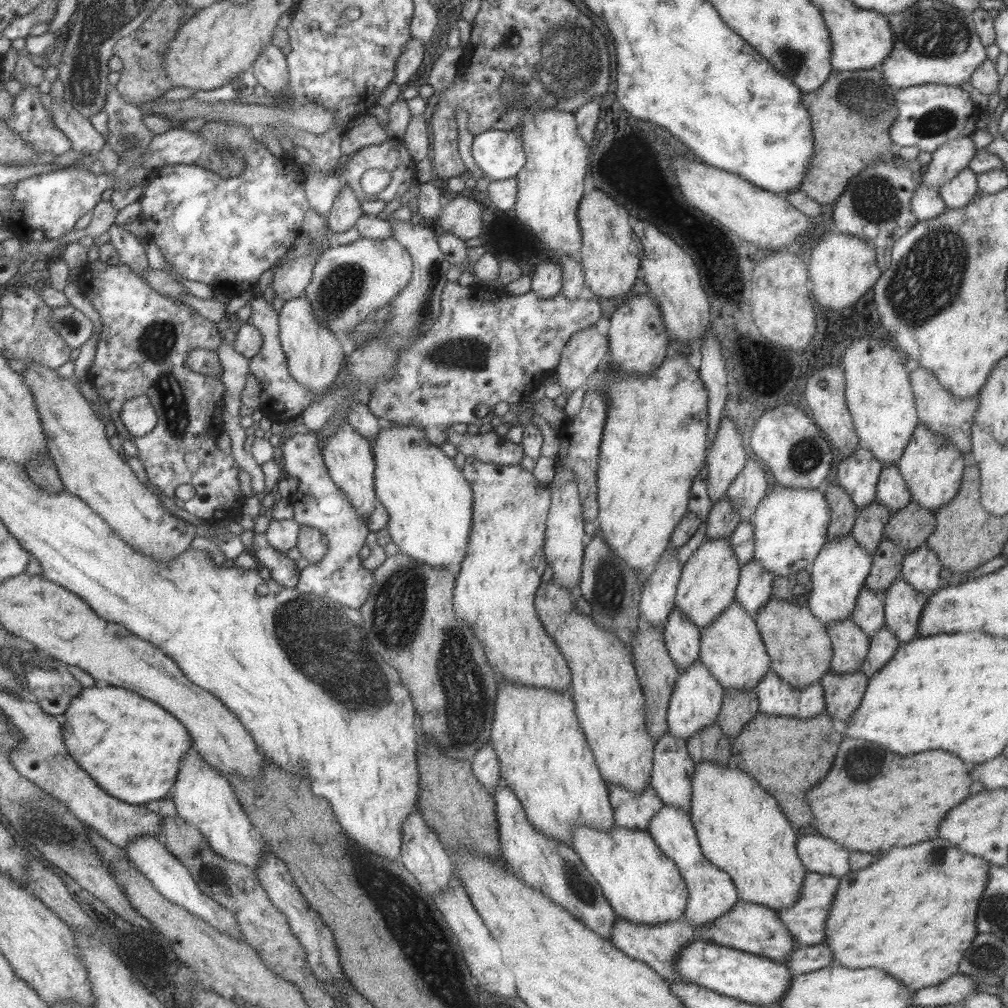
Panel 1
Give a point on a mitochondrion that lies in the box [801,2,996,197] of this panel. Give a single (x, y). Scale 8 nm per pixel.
(936, 32)

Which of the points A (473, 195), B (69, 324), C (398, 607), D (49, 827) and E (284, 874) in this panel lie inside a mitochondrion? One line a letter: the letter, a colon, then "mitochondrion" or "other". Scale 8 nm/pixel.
A: other
B: mitochondrion
C: mitochondrion
D: mitochondrion
E: other

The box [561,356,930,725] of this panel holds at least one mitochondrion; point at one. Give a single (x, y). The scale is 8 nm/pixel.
(608, 583)

